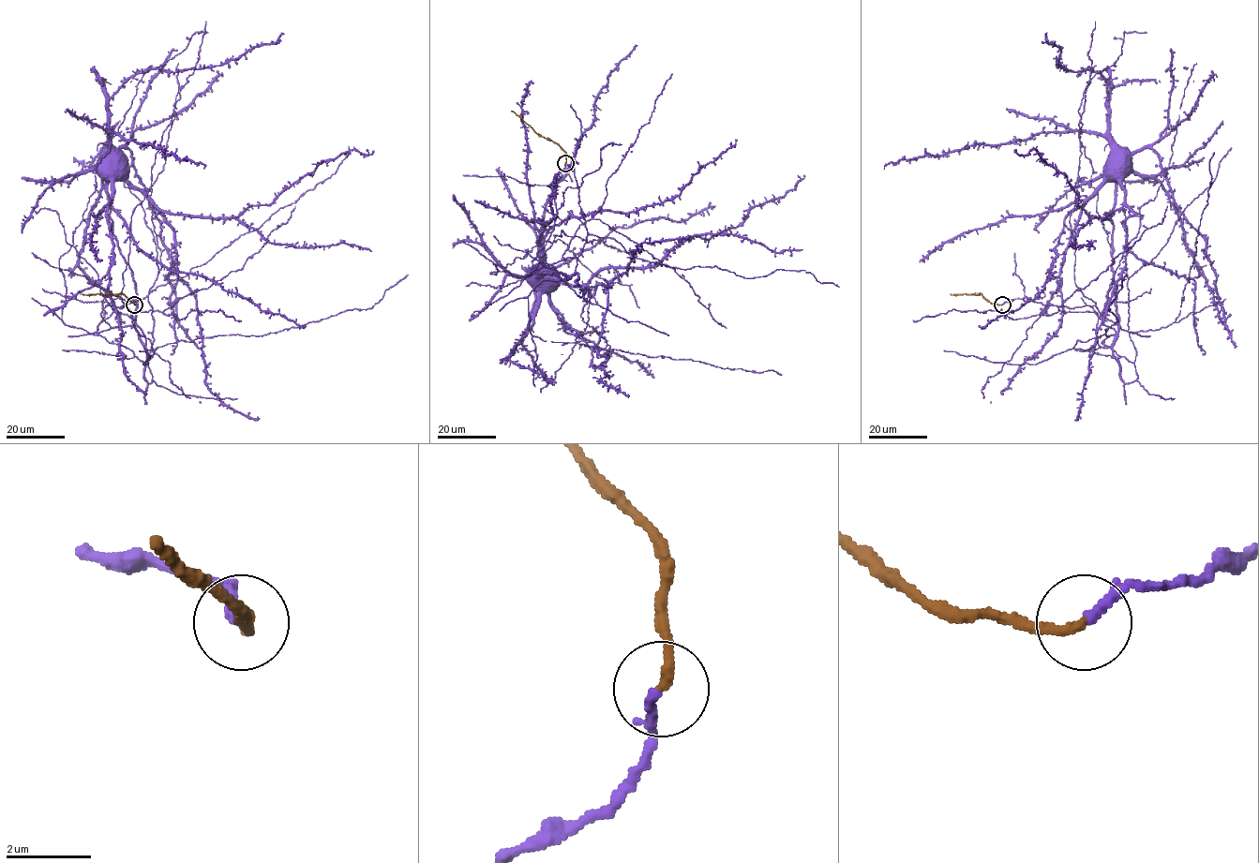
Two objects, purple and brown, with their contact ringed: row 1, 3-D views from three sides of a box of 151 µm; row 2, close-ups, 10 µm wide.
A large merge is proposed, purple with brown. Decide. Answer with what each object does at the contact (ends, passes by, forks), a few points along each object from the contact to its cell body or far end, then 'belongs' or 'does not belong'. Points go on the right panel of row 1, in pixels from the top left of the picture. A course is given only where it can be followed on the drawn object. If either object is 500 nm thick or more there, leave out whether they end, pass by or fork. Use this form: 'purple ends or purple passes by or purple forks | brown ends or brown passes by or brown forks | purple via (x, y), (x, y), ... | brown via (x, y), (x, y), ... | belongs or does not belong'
purple passes by | brown ends | purple via (1001, 305), (1027, 298), (1043, 305), (1094, 305), (1120, 326), (1112, 268), (1115, 183), (1103, 171), (1106, 165) | brown via (1001, 305), (991, 304), (981, 293), (950, 294) | belongs

